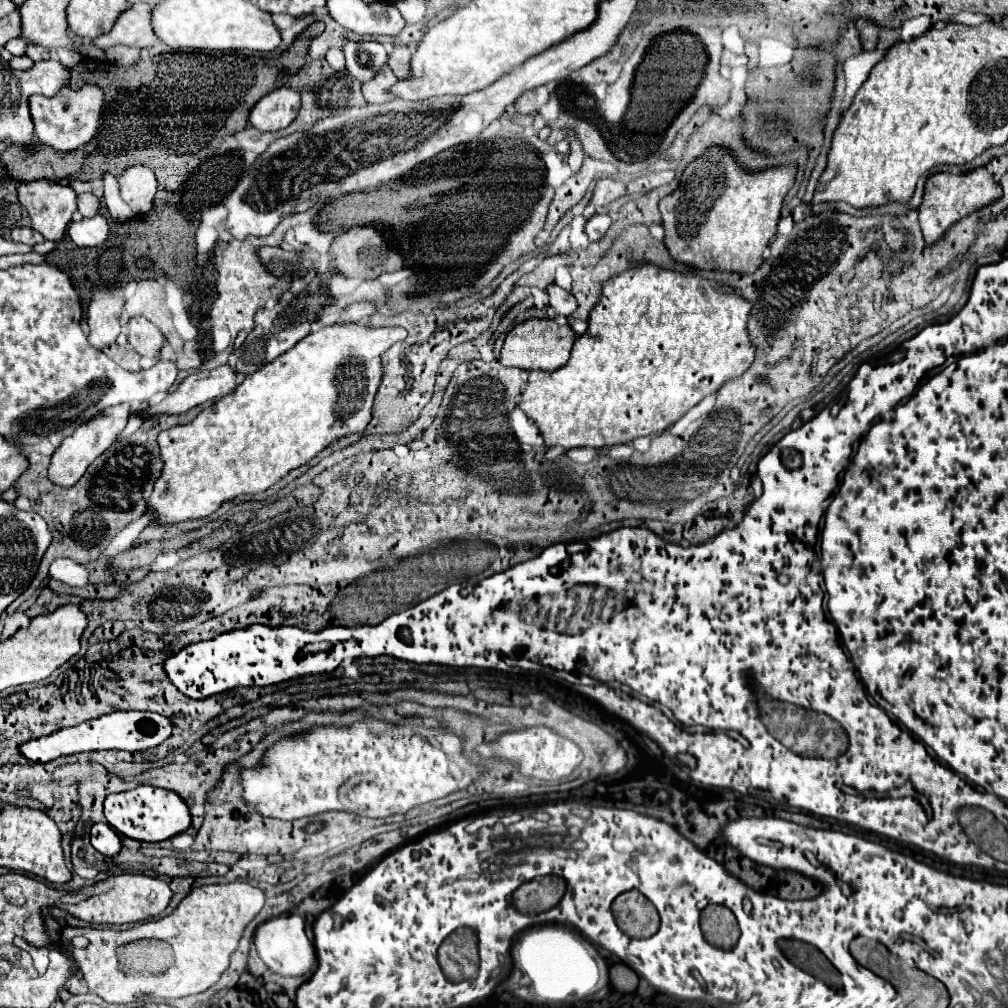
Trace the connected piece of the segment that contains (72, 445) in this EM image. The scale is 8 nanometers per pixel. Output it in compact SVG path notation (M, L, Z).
M112 406L102 410L100 414L96 414L96 418L90 418L88 422L84 422L84 426L76 428L74 434L70 434L68 438L64 438L64 442L60 444L60 448L54 452L50 468L48 468L48 478L64 488L74 486L86 472L86 468L100 456L104 454L104 450L108 450L116 436L122 432L122 428L128 422L128 410L130 406Z

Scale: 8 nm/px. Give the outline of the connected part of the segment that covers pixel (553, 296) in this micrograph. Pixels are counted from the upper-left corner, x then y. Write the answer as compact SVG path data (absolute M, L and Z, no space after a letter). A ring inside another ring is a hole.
M550 284L550 286L546 288L546 292L548 292L548 296L550 296L550 308L552 308L558 316L566 316L566 318L568 318L568 316L578 308L576 298L574 298L570 292L558 288L556 284Z

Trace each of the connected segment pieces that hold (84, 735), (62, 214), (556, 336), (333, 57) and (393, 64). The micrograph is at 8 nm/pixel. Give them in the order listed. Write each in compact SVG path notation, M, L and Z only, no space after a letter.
M110 712L96 720L82 722L72 728L60 728L50 736L30 740L20 746L20 752L32 762L50 762L60 756L90 752L90 750L128 750L138 752L162 744L172 734L172 720L156 712Z
M38 180L18 186L18 194L32 218L32 228L46 240L58 242L76 210L76 192L68 184Z
M532 318L532 320L526 320L518 326L514 326L506 340L504 340L504 346L502 346L502 364L504 366L514 366L514 368L522 368L522 370L542 370L542 372L554 372L558 368L562 368L568 358L570 358L570 350L574 346L574 332L572 328L566 324L566 326L560 326L554 318L544 318L544 320L538 320L538 318Z
M330 50L326 54L326 62L334 68L334 70L344 70L344 54L342 50Z
M396 46L390 54L388 66L400 80L406 80L410 76L410 58L412 58L412 54L406 46Z

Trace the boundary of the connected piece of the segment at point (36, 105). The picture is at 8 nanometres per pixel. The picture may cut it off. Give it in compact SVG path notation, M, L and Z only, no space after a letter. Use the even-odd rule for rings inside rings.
M86 84L80 90L64 86L64 92L52 98L36 94L30 98L30 114L36 126L36 138L40 138L40 144L52 146L54 150L76 150L94 138L100 126L102 106L104 92L96 84Z

